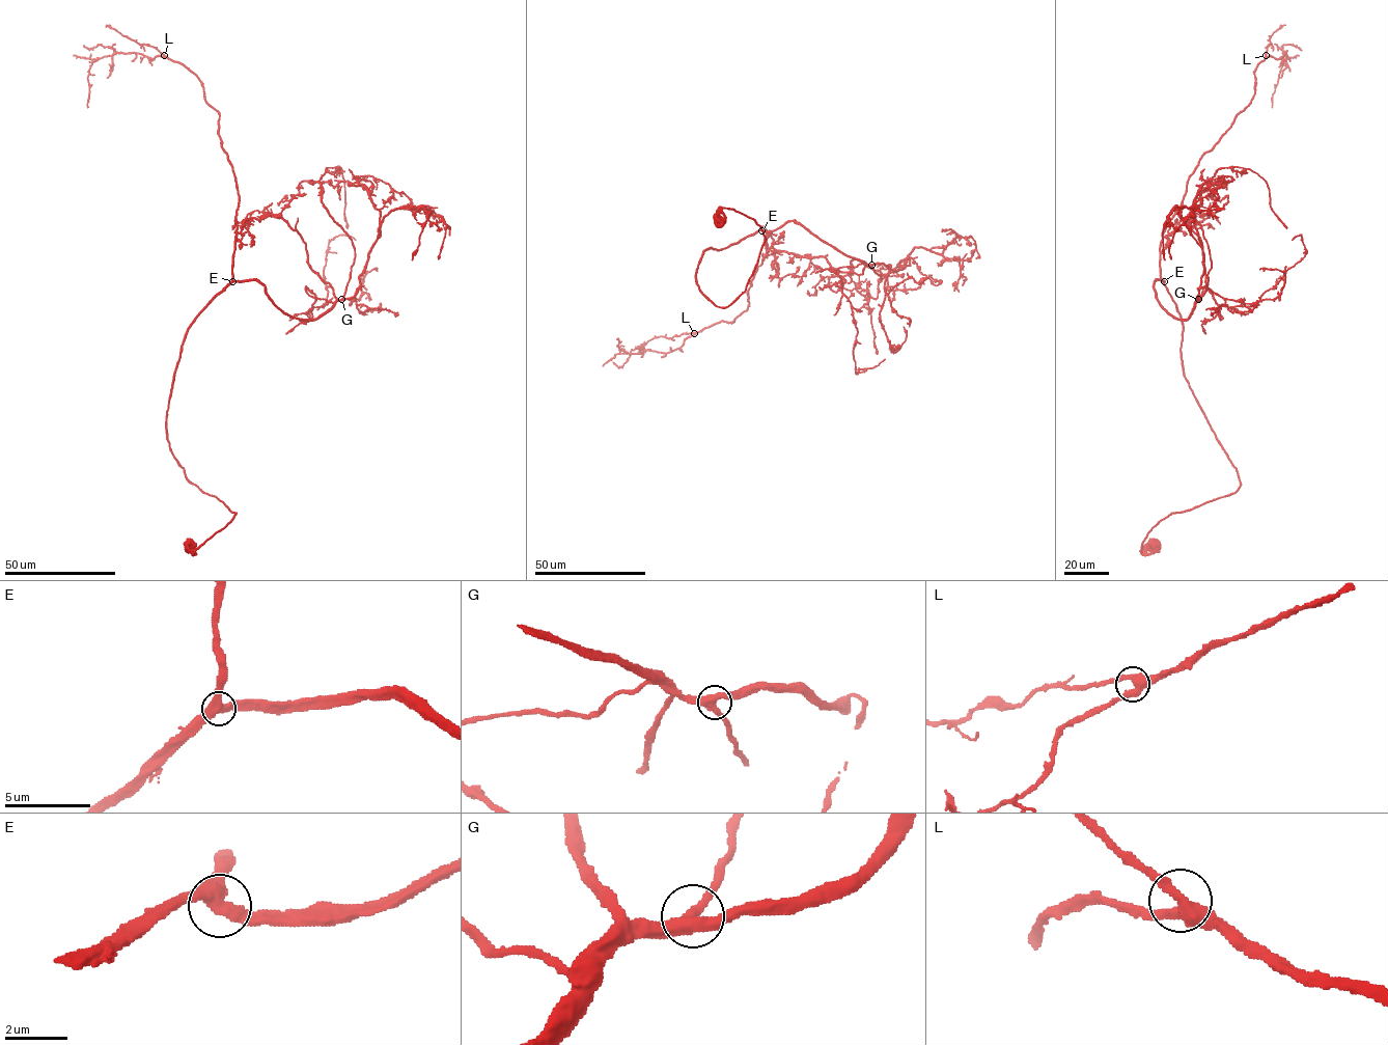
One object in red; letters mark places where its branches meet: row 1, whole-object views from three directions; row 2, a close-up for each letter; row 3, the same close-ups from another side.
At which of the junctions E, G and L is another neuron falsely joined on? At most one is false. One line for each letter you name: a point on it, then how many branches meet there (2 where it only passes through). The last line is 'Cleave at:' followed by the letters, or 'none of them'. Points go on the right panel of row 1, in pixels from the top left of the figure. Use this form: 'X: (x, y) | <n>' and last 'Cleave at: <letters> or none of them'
Cleave at: none of them

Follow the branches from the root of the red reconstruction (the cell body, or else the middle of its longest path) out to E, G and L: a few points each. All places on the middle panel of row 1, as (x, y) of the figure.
E: (719, 220), (721, 208), (733, 209), (766, 239), (746, 290), (719, 307), (697, 284), (702, 253), (762, 230)
G: (719, 220), (733, 209), (766, 239), (746, 290), (719, 307), (697, 284), (703, 251), (789, 221), (871, 265)
L: (719, 220), (733, 209), (766, 241), (716, 306), (703, 251), (761, 226), (768, 250), (748, 308), (694, 333)

